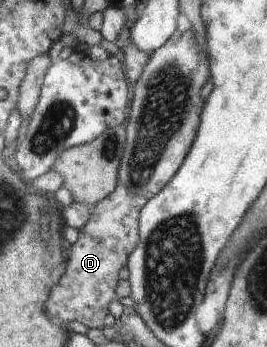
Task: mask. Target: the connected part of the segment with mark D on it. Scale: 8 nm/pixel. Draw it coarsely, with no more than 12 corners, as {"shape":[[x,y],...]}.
{"shape":[[191,29],[134,85],[116,189],[44,303],[102,330],[141,209],[196,137],[208,81]]}

